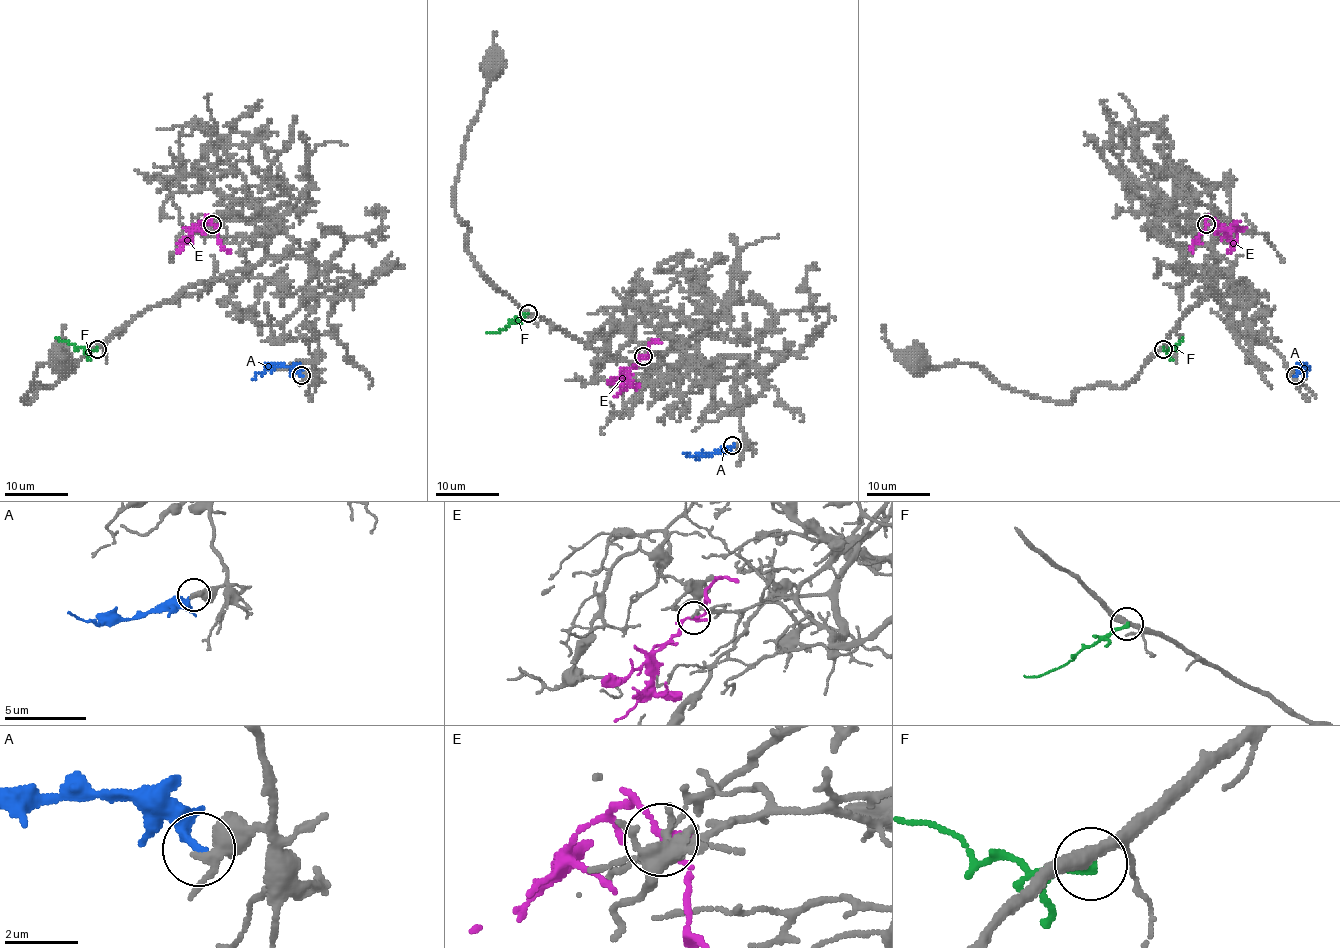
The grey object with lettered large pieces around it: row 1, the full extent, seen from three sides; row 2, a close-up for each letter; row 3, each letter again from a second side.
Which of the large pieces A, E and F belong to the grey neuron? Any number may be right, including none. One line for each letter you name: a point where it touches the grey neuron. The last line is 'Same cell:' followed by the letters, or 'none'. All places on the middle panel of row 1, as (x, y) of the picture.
Same cell: none

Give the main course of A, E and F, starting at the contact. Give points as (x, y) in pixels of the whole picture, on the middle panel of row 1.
A: (733, 446), (720, 452), (698, 455), (684, 452)
E: (643, 355), (627, 368), (627, 379), (620, 387), (619, 382)
F: (527, 313), (499, 332), (488, 333)

